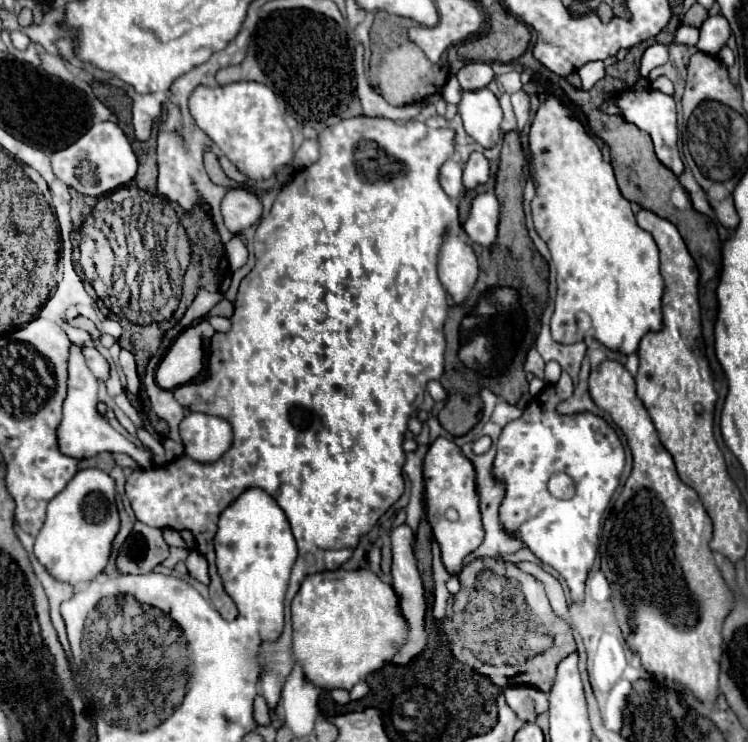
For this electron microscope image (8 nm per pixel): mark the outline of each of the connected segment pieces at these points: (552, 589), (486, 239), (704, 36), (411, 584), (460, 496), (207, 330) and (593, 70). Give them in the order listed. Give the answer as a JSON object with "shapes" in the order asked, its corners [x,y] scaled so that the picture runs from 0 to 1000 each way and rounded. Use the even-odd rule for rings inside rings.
{"shapes":[[[[699,759],[697,764],[699,764],[702,770],[707,770],[707,772],[713,772],[713,775],[729,788],[729,796],[731,796],[731,805],[734,805],[734,810],[737,810],[739,823],[742,823],[747,832],[753,832],[755,837],[761,837],[761,815],[758,815],[758,807],[755,807],[755,799],[753,799],[750,786],[747,786],[739,775],[734,775],[731,770],[726,770],[721,761]]],[[[640,260],[632,274],[627,292],[622,298],[622,311],[632,327],[656,330],[664,319],[667,274],[659,260]]],[[[967,20],[948,23],[937,34],[937,50],[934,50],[932,66],[940,71],[948,71],[948,74],[959,74],[972,61],[975,50],[977,50],[975,28]]],[[[533,708],[523,716],[523,737],[525,737],[525,764],[523,764],[523,775],[525,775],[525,794],[536,802],[536,823],[547,837],[547,861],[544,867],[533,875],[533,880],[525,885],[525,891],[531,896],[544,896],[555,883],[560,883],[568,872],[571,872],[571,850],[568,850],[568,823],[571,823],[571,813],[568,813],[568,794],[566,794],[566,783],[557,767],[557,753],[552,745],[552,718],[544,708]]],[[[587,589],[579,594],[568,613],[568,675],[571,675],[571,699],[579,713],[579,724],[590,737],[590,751],[600,772],[614,772],[619,753],[635,743],[648,724],[648,713],[643,705],[643,689],[640,689],[640,664],[635,654],[635,629],[632,624],[616,611],[616,605],[595,592]],[[598,686],[608,686],[614,691],[611,702],[592,699]]],[[[271,430],[269,435],[263,435],[263,441],[250,441],[237,457],[234,462],[226,468],[223,478],[218,481],[218,487],[210,495],[207,511],[213,516],[213,522],[218,524],[234,524],[242,516],[255,516],[258,511],[269,511],[269,500],[274,500],[274,462],[271,457],[282,457],[285,454],[285,441],[279,438],[277,430]]],[[[787,82],[774,93],[777,112],[782,120],[790,120],[806,101],[809,101],[809,88],[806,82]]]]}

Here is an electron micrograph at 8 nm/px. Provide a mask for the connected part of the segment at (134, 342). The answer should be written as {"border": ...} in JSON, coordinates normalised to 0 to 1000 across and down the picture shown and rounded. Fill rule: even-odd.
{"border":[[[132,411],[138,416],[138,422],[154,433],[162,435],[164,441],[164,451],[162,451],[162,460],[167,462],[170,470],[175,470],[175,476],[183,481],[183,500],[186,505],[191,508],[194,505],[194,495],[199,489],[199,481],[213,470],[213,443],[210,443],[210,435],[205,438],[180,438],[175,433],[170,433],[167,427],[159,427],[154,422],[148,422],[140,411]]]}

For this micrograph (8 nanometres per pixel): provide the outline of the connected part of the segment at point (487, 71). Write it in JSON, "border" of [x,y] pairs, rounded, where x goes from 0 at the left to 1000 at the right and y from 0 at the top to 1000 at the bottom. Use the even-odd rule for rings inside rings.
{"border":[[[624,85],[611,96],[611,106],[616,112],[616,120],[624,123],[635,123],[635,120],[646,120],[659,109],[662,98],[656,93],[654,85]]]}

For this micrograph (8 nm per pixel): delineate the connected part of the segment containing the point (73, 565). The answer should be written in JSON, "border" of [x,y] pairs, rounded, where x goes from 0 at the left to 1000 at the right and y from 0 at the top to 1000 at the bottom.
{"border":[[[108,632],[66,678],[60,708],[47,724],[44,745],[71,780],[90,788],[119,786],[140,770],[156,718],[159,691],[151,646],[132,632]]]}

